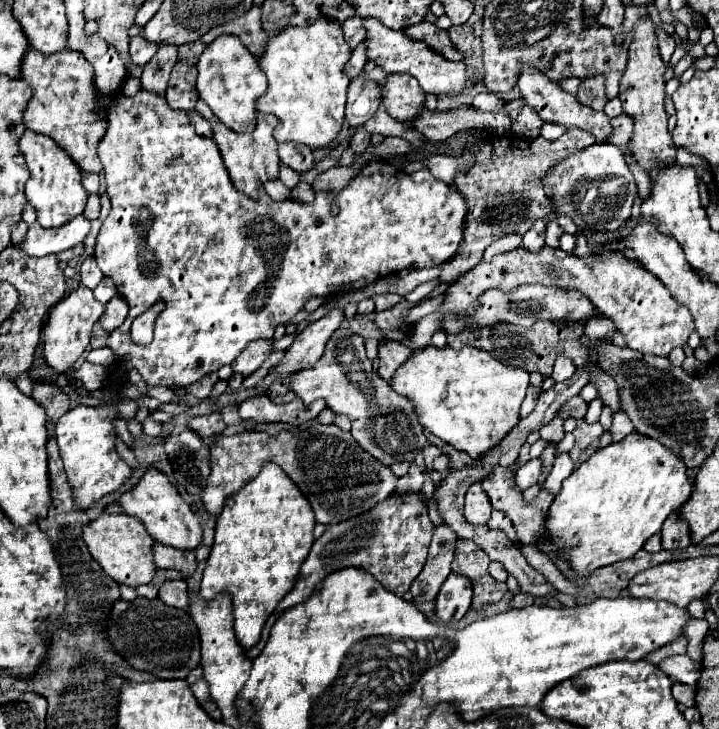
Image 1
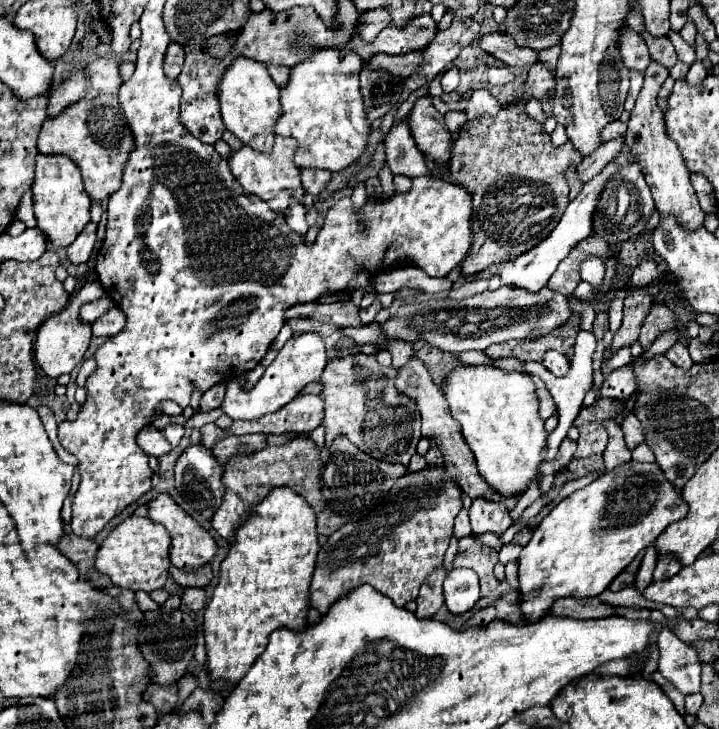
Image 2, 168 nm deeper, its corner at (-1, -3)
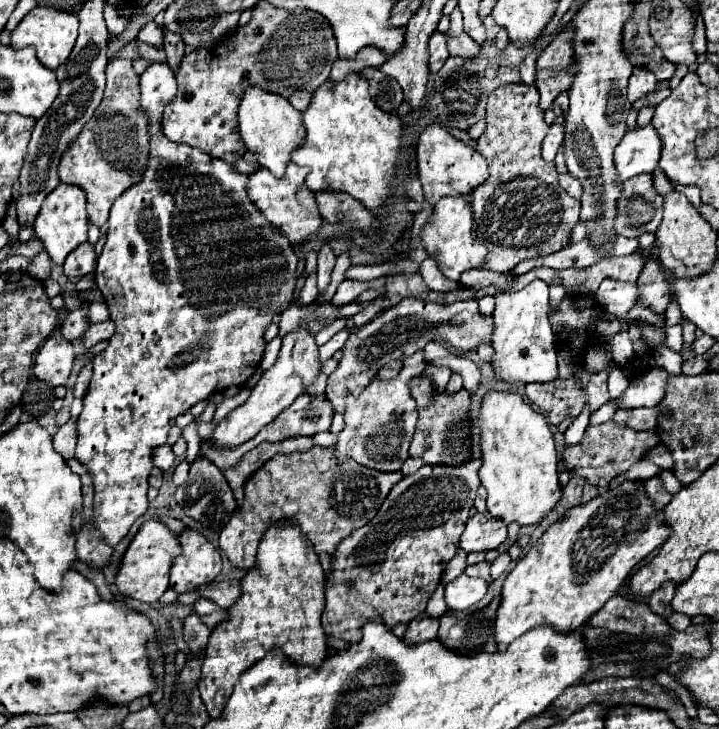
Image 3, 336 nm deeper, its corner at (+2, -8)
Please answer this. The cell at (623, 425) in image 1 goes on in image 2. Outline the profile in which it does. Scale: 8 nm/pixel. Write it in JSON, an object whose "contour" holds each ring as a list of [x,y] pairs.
{"contour":[[[641,444],[633,452],[633,460],[635,462],[655,462],[655,454],[651,452],[651,448],[647,444]]]}

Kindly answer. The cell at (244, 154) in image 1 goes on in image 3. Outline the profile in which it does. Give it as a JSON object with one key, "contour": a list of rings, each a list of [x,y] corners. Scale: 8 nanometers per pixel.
{"contour":[[[288,163],[284,177],[274,177],[268,169],[258,167],[254,173],[248,175],[248,197],[256,203],[256,207],[266,215],[268,225],[272,229],[280,229],[292,245],[304,243],[312,235],[318,233],[322,217],[318,213],[314,193],[304,185],[304,177],[308,175],[308,167],[298,167],[296,163]]]}

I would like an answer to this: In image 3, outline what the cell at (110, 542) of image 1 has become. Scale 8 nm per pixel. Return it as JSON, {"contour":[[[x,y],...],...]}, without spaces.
{"contour":[[[150,519],[146,521],[138,533],[134,535],[134,539],[130,541],[120,567],[116,571],[116,587],[122,595],[144,601],[144,603],[156,603],[162,593],[168,589],[168,569],[172,563],[172,557],[180,555],[180,543],[178,537],[160,521]]]}

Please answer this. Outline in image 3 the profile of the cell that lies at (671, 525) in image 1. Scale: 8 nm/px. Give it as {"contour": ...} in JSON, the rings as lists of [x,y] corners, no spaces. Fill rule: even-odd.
{"contour":[[[668,581],[668,583],[662,583],[662,587],[656,589],[656,593],[652,593],[652,595],[648,597],[648,605],[650,605],[650,609],[652,609],[654,613],[658,613],[660,617],[668,617],[668,615],[672,613],[672,609],[670,609],[670,599],[672,599],[672,597],[674,597],[674,583]],[[664,585],[668,585],[666,593],[662,593]]]}

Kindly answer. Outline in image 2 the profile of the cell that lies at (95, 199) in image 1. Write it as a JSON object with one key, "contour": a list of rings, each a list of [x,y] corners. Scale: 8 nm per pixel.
{"contour":[[[89,222],[83,228],[83,232],[77,236],[77,240],[67,248],[67,256],[71,264],[83,264],[89,260],[95,244],[95,232],[97,232],[97,224]]]}

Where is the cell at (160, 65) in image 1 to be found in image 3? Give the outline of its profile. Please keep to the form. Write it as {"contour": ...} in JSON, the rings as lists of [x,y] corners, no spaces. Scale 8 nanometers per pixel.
{"contour":[[[168,33],[166,43],[164,43],[164,51],[166,51],[166,57],[168,57],[168,65],[172,67],[172,71],[176,71],[180,67],[182,57],[184,57],[182,37],[176,37],[176,33]]]}

